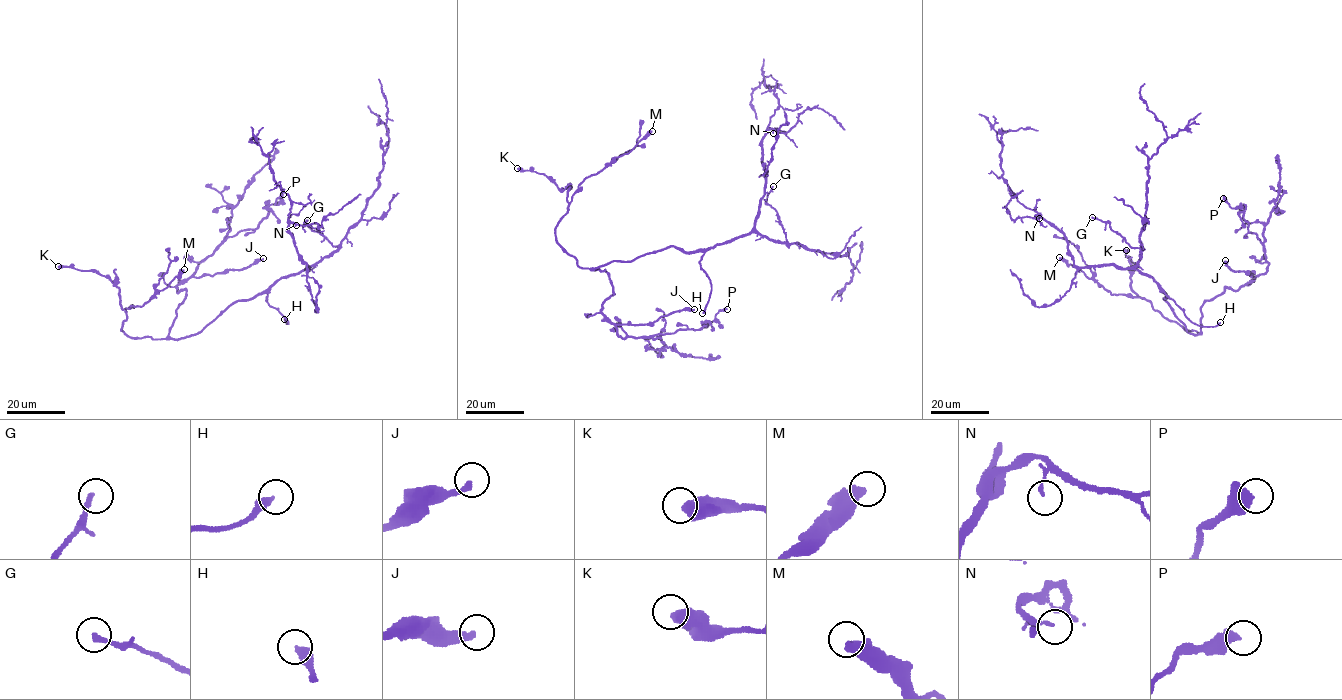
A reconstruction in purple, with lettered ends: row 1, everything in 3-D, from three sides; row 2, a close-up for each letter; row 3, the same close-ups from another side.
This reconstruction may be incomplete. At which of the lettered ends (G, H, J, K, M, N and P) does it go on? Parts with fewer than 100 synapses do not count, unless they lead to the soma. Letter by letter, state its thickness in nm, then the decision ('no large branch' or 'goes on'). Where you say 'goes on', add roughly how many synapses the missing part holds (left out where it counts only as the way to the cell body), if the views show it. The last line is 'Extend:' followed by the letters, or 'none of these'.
G: 200 nm | no large branch
H: 360 nm | goes on
J: 280 nm | no large branch
K: 550 nm | no large branch
M: 440 nm | no large branch
N: 110 nm | no large branch
P: 480 nm | no large branch
Extend: H

